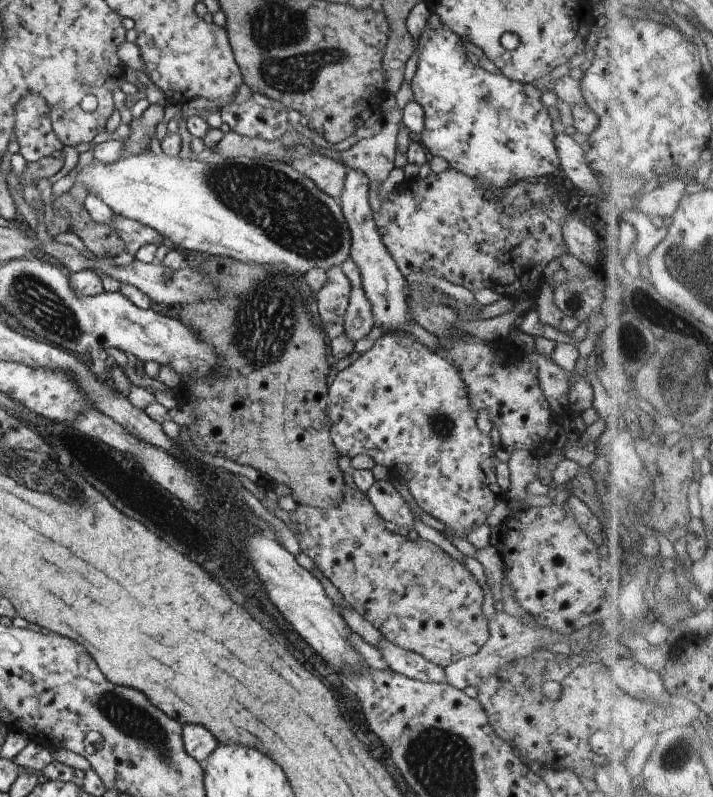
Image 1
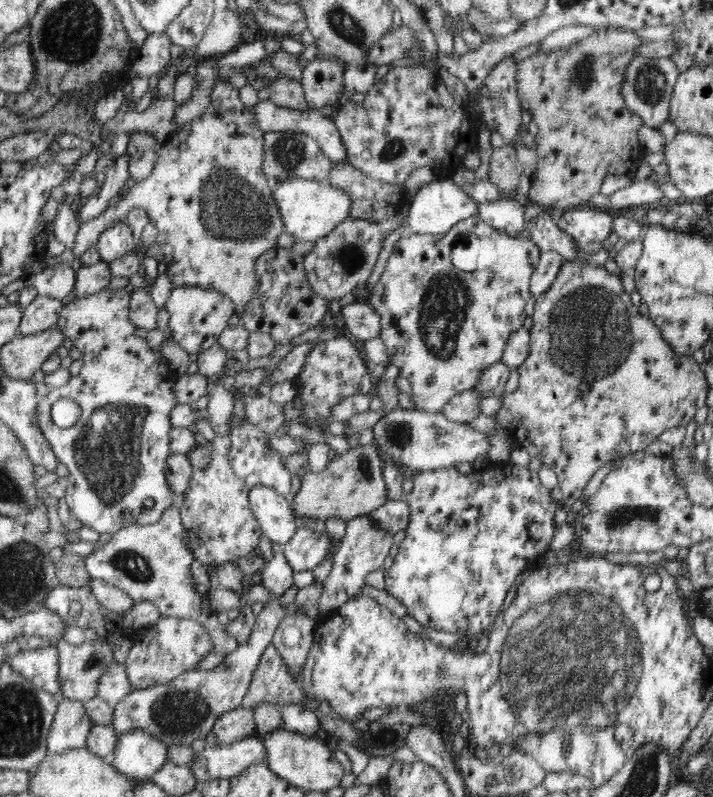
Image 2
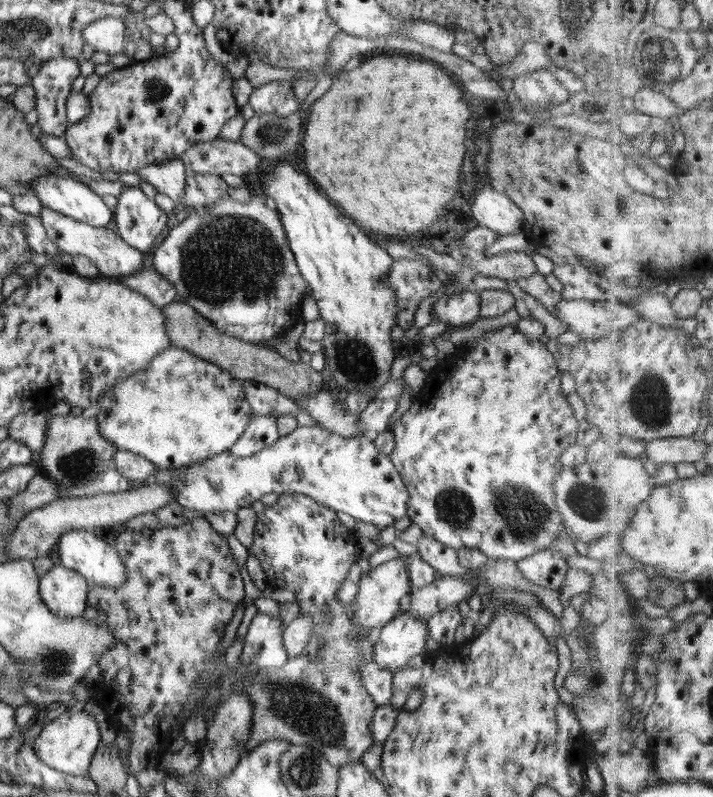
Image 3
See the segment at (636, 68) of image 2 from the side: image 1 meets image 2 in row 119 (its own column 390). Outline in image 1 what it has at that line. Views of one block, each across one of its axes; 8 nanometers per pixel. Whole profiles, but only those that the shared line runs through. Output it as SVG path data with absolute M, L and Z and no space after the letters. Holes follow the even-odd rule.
M384 637L378 642L377 649L382 660L388 662L390 669L406 678L427 683L446 683L443 667L426 660L417 652L400 648Z

